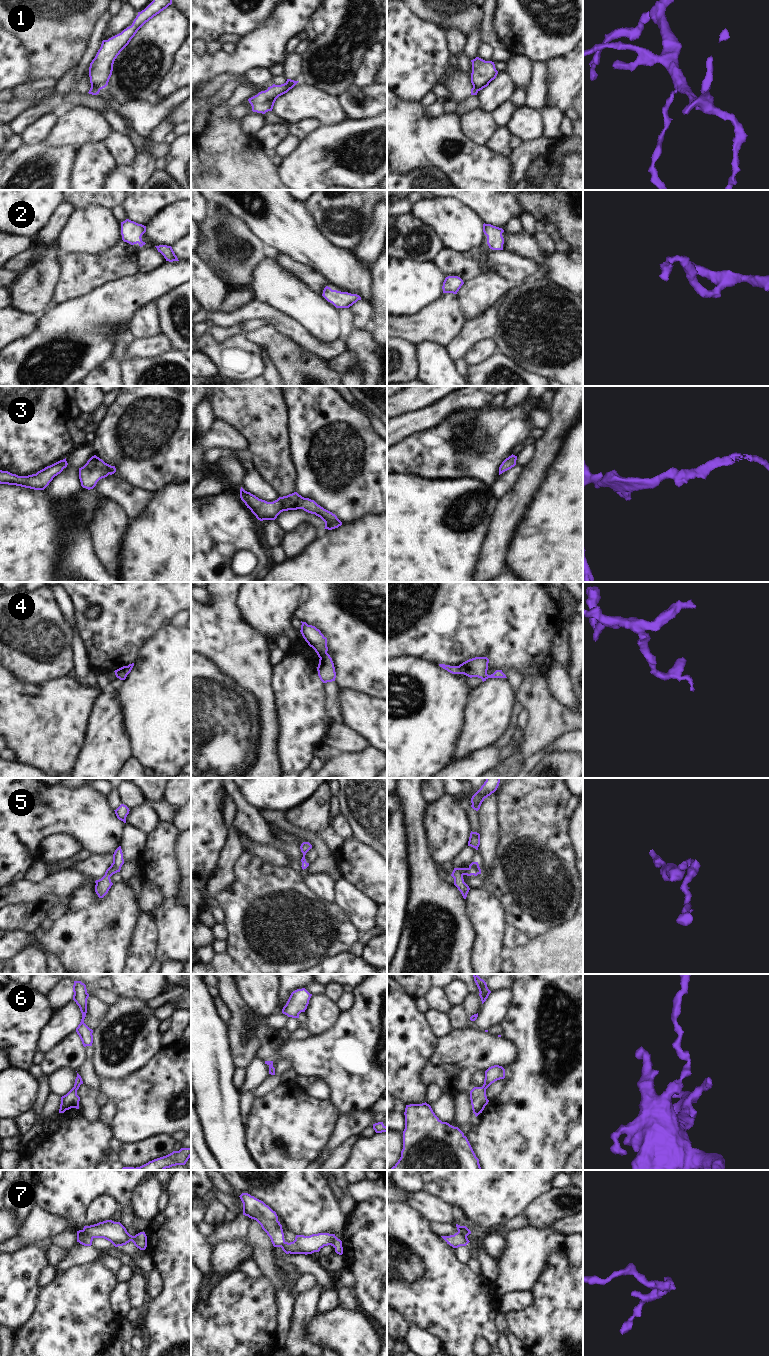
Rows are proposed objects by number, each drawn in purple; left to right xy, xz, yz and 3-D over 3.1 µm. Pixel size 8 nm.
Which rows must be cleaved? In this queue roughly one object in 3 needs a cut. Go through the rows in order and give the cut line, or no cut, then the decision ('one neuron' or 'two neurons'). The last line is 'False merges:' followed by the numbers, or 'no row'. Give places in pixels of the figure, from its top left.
1: cut xy (91, 87), (100, 89); two neurons
2: cut none; one neuron
3: cut none; one neuron
4: cut yz (457, 666), (462, 673); two neurons
5: cut none; one neuron
6: cut none; one neuron
7: cut xy (82, 1230), (92, 1238); two neurons
False merges: 1, 4, 7

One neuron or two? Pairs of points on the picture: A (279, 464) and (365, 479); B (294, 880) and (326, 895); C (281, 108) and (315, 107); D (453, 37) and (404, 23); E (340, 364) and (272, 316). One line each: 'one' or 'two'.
A: two
B: two
C: one
D: two
E: two

